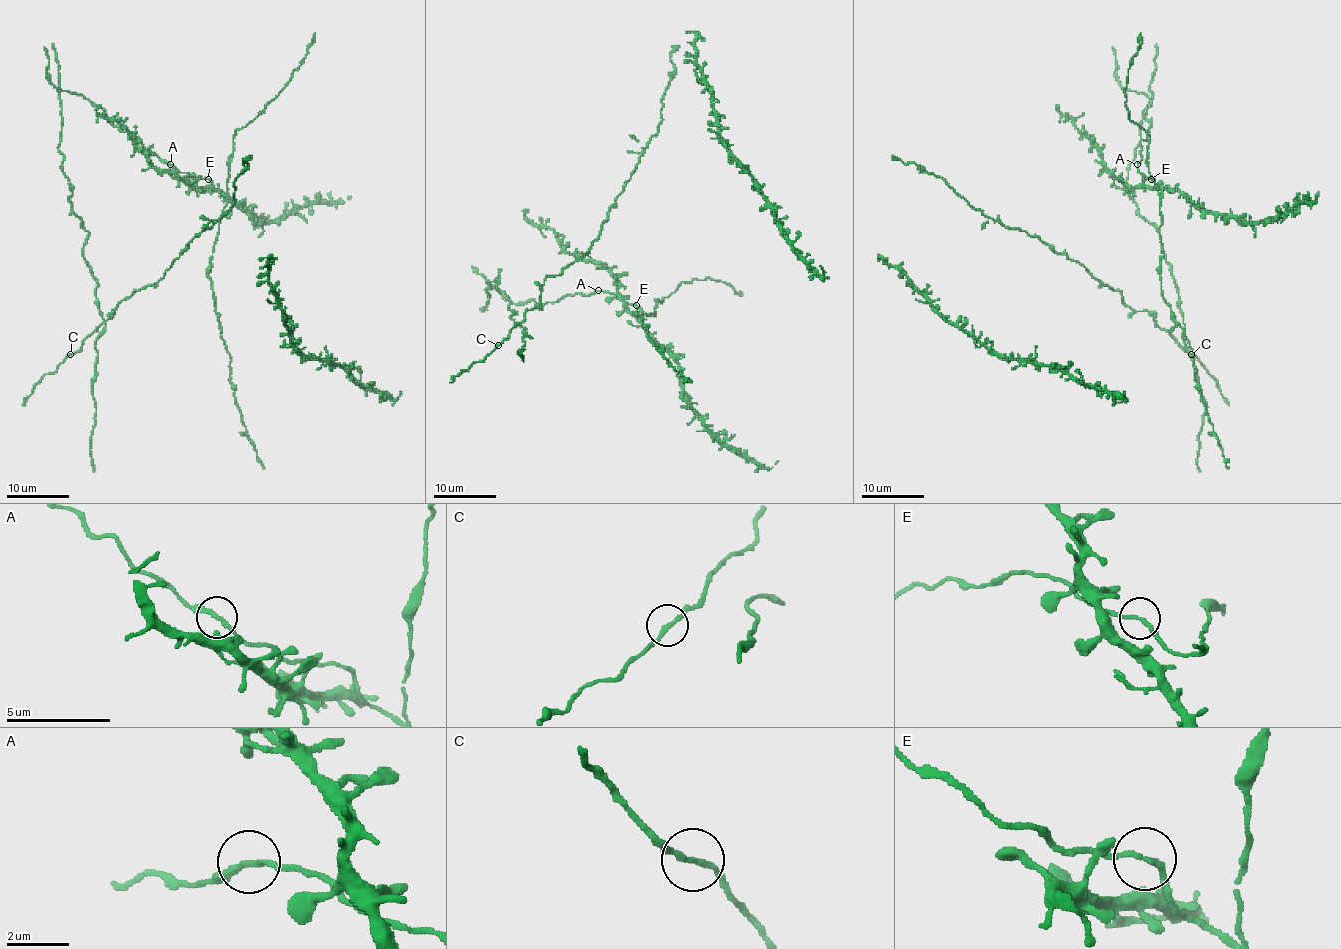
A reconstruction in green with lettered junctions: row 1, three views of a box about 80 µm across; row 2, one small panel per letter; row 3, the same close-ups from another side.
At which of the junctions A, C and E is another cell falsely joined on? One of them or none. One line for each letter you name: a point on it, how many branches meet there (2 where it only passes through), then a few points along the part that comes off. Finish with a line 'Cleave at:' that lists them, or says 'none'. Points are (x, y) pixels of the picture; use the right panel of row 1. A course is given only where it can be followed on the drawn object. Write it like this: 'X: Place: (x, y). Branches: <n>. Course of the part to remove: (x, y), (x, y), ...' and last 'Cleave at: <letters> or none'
Cleave at: none

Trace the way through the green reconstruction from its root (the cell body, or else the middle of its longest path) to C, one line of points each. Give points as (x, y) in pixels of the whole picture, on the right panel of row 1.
C: (1178, 301), (1185, 325), (1183, 342), (1178, 344), (1191, 353)

